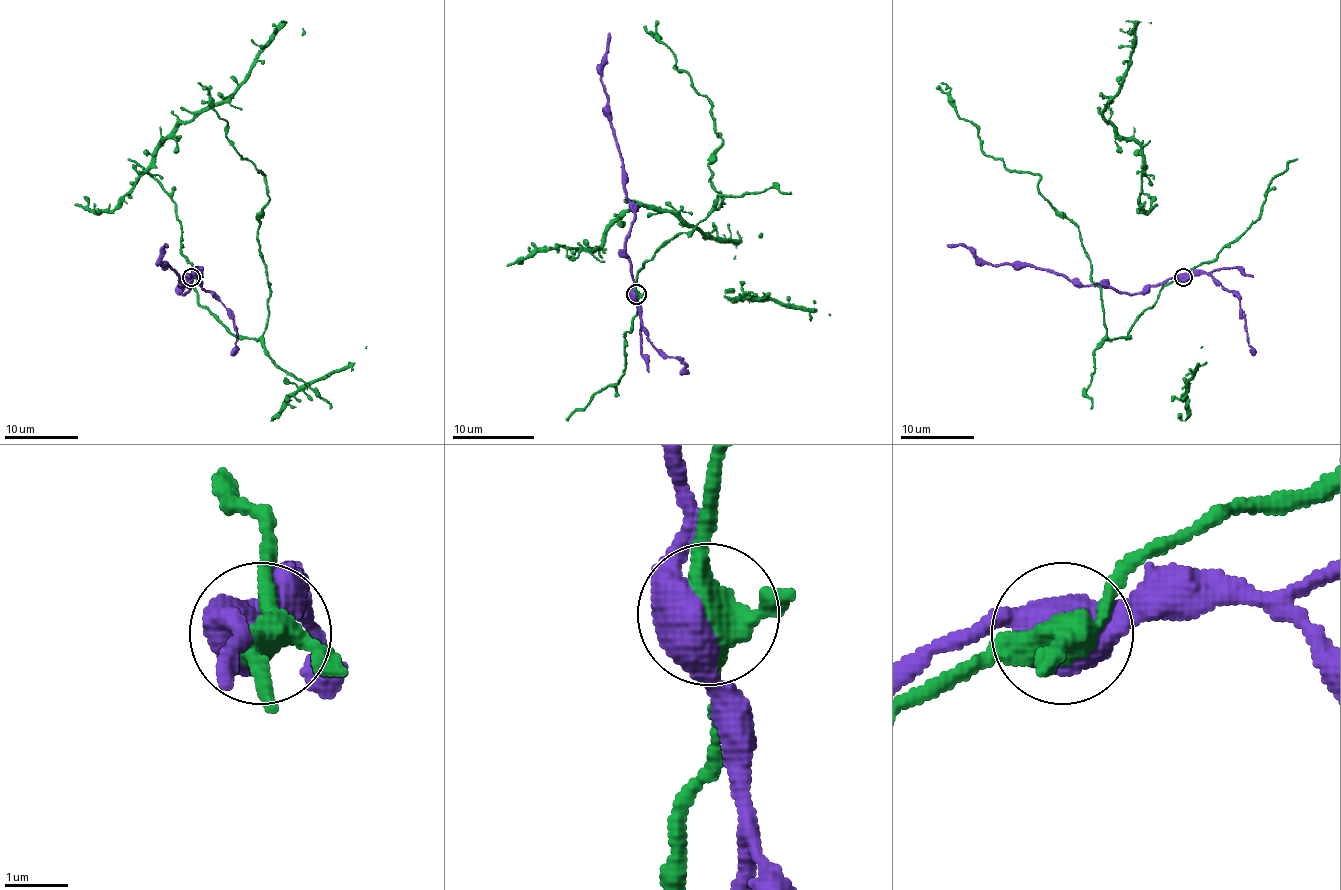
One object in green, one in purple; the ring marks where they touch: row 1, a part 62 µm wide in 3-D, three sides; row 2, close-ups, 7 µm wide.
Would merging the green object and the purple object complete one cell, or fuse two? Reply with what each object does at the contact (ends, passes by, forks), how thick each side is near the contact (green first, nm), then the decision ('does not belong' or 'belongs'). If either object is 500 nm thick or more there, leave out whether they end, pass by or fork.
calibres 360 and 600 nm; does not belong

